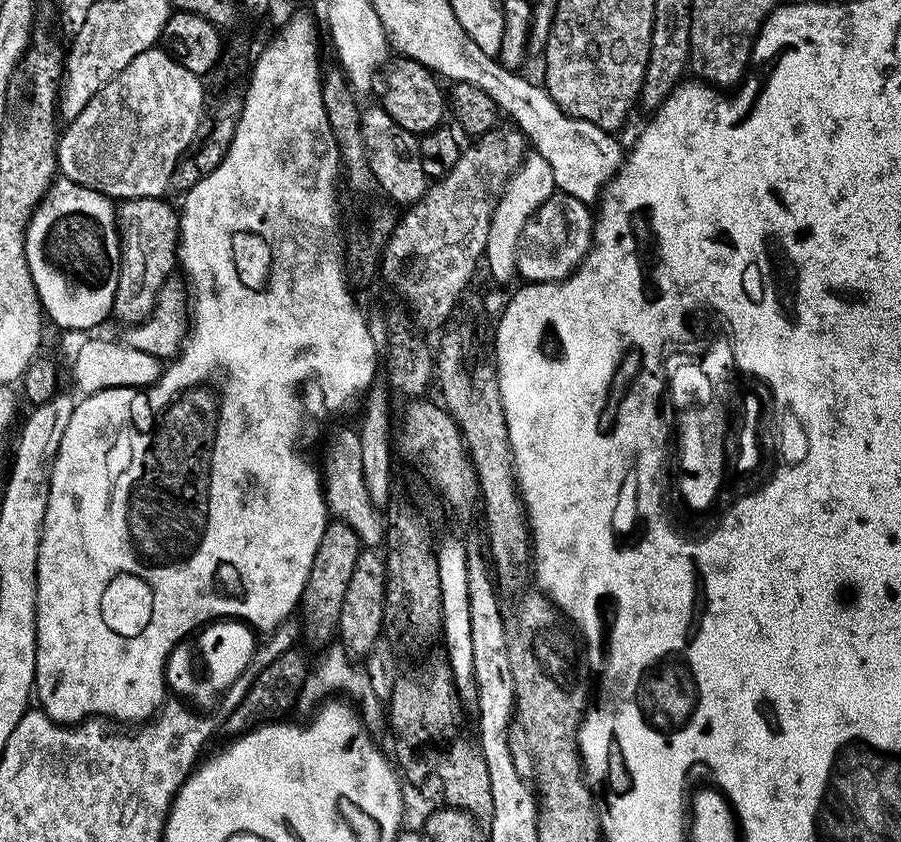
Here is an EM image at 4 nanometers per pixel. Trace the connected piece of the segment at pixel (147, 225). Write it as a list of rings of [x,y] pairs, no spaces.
[[[151,196],[125,200],[116,208],[116,227],[122,237],[122,251],[112,310],[115,319],[121,320],[121,325],[140,324],[147,319],[160,288],[177,267],[180,218],[177,209],[172,209],[166,201]]]

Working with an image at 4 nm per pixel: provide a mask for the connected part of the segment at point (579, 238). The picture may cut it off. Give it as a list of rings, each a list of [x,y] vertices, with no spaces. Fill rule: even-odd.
[[[557,191],[526,222],[516,251],[516,271],[519,279],[533,284],[545,284],[566,279],[584,260],[592,246],[594,212],[589,205]]]

